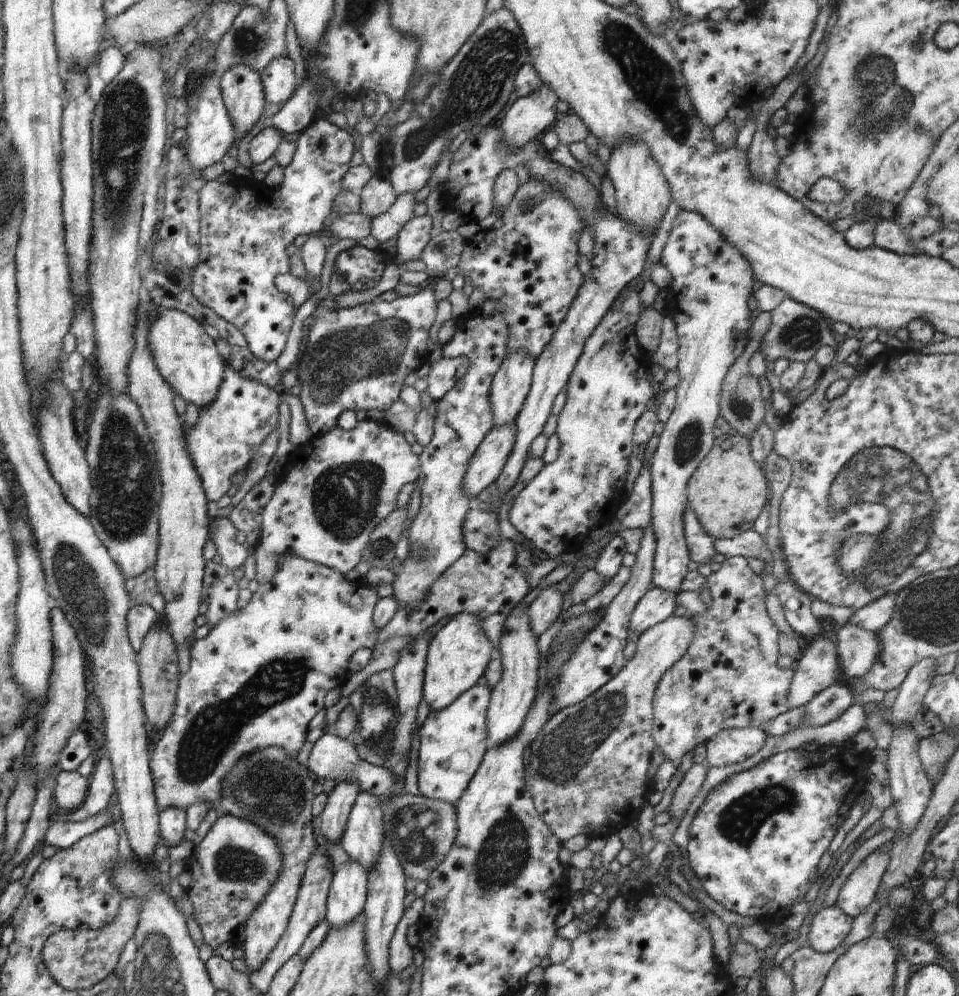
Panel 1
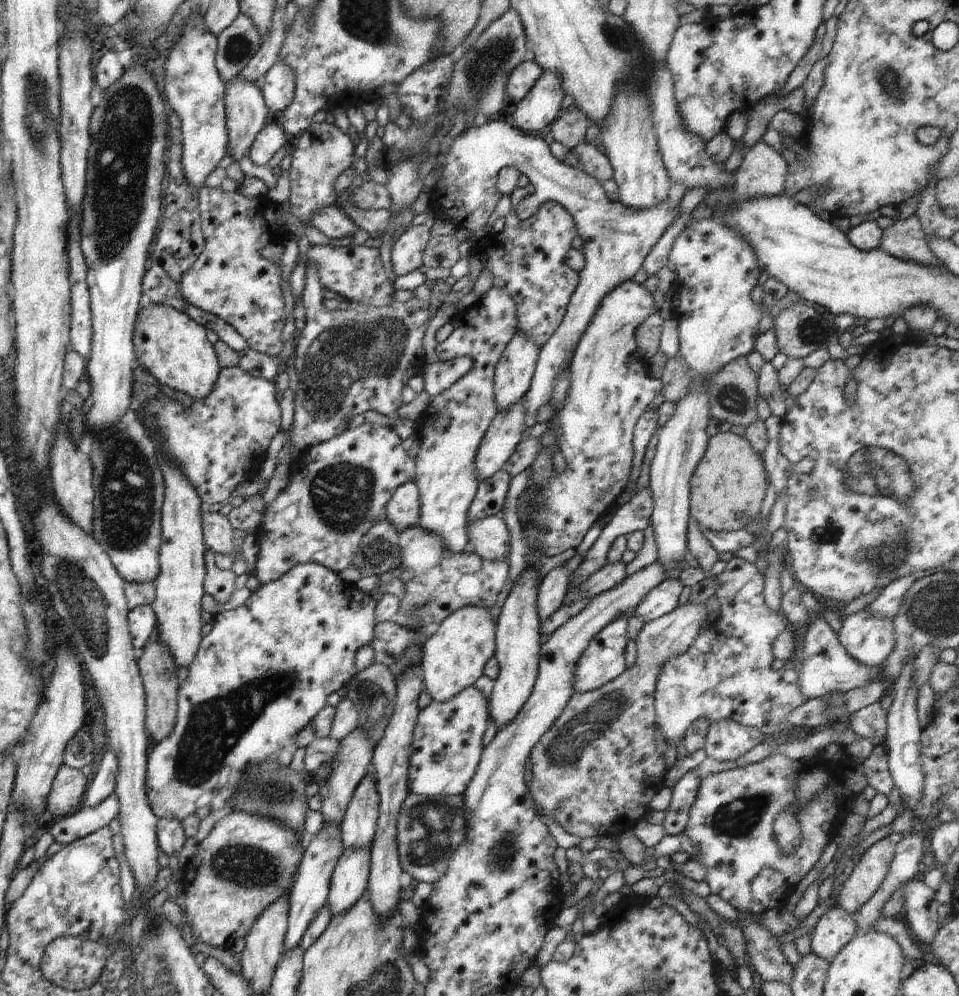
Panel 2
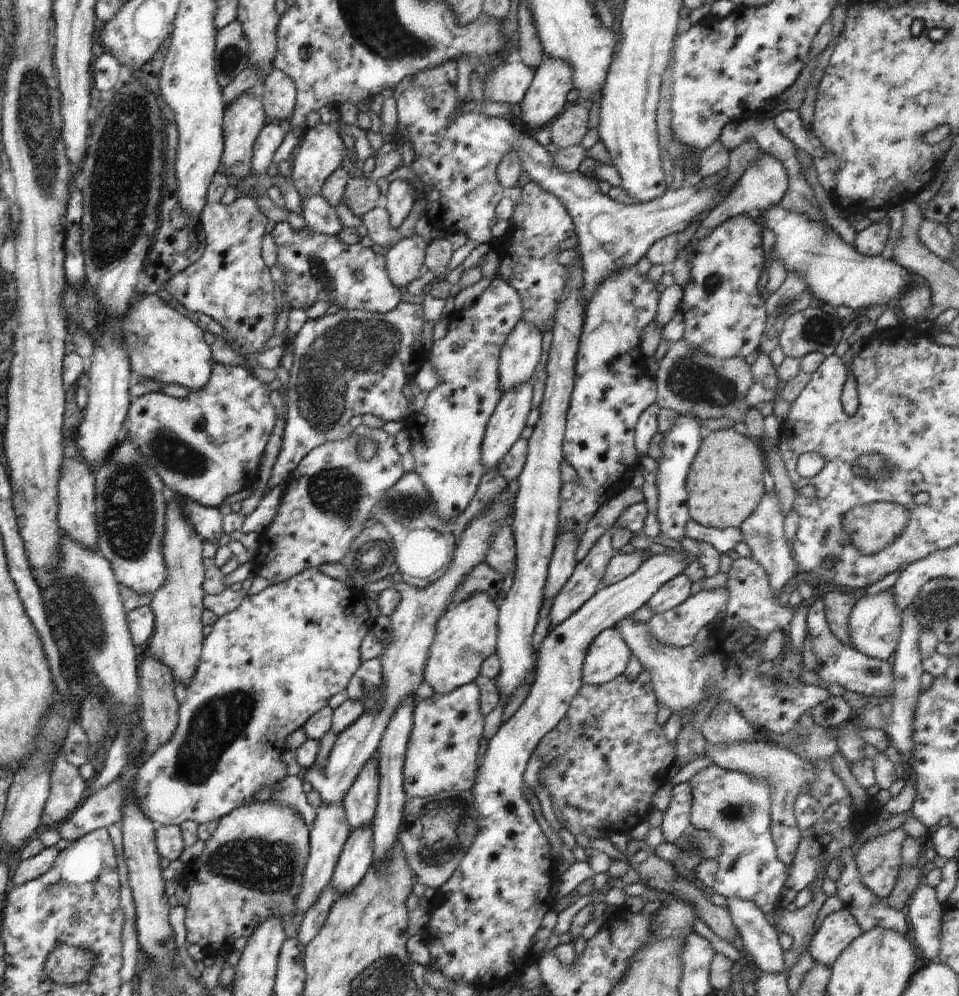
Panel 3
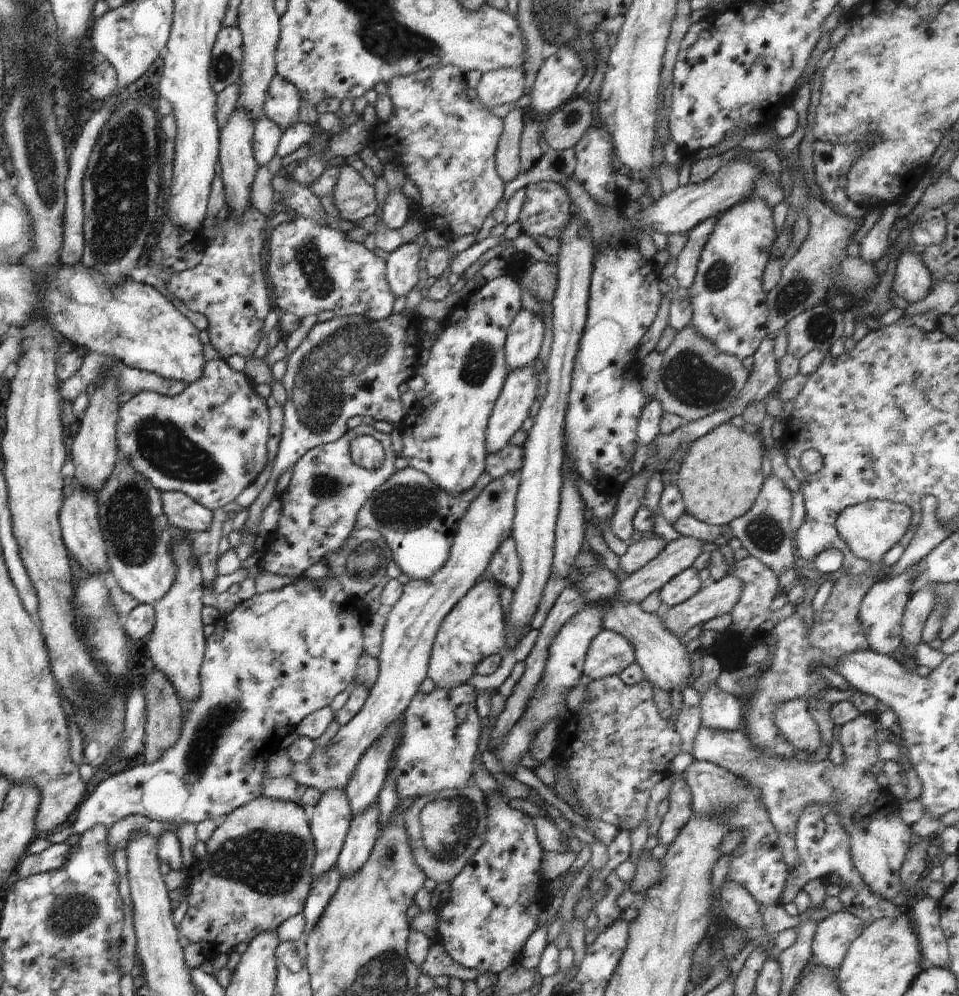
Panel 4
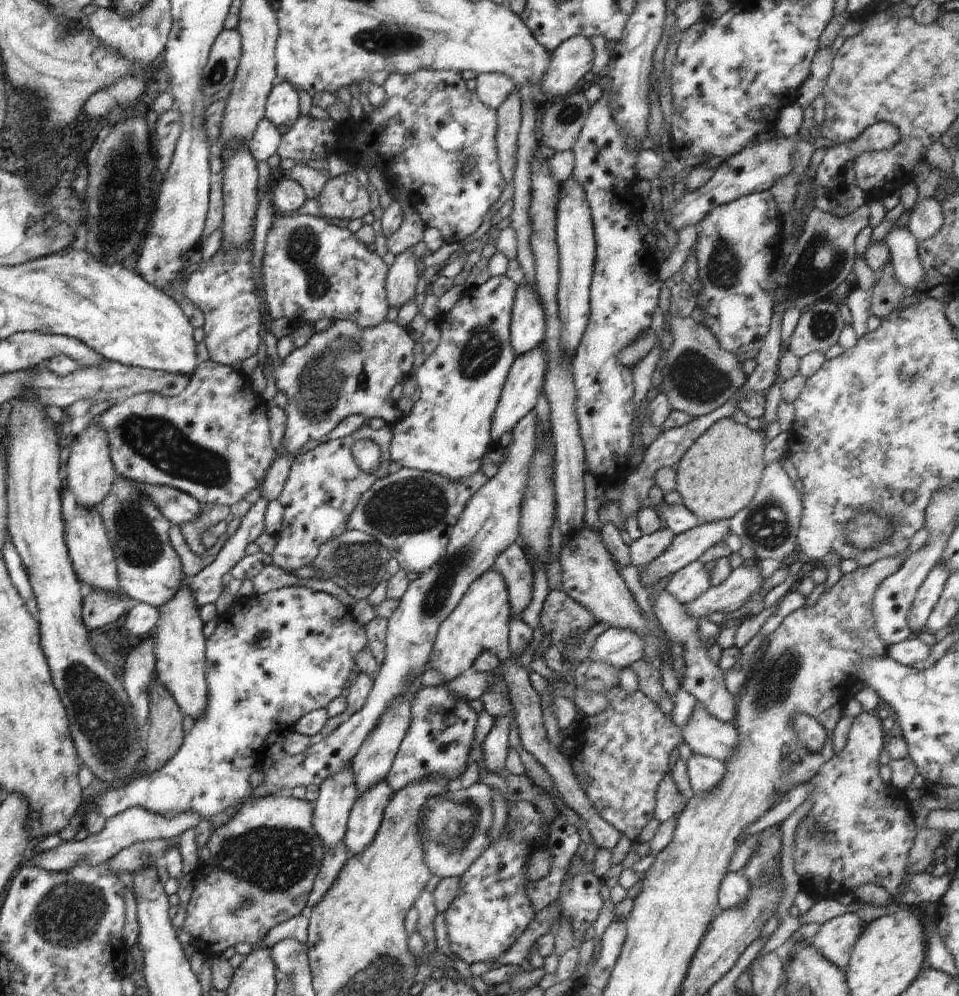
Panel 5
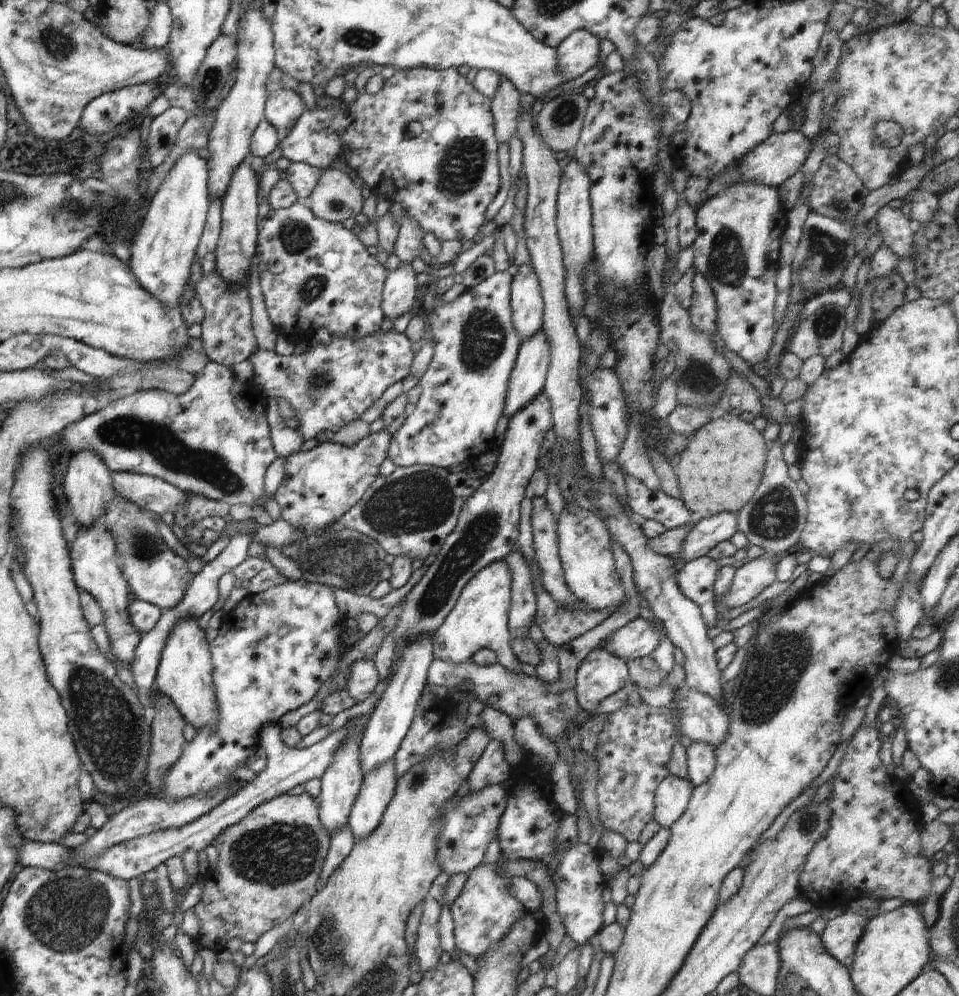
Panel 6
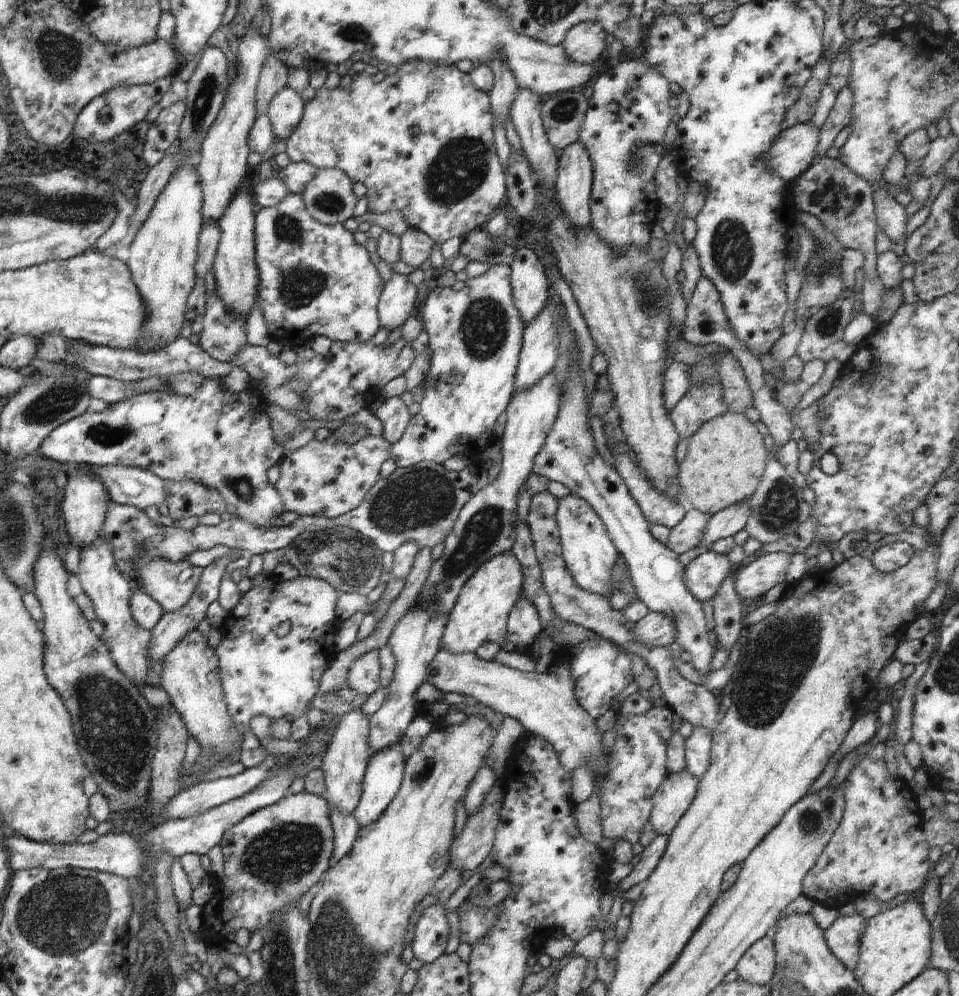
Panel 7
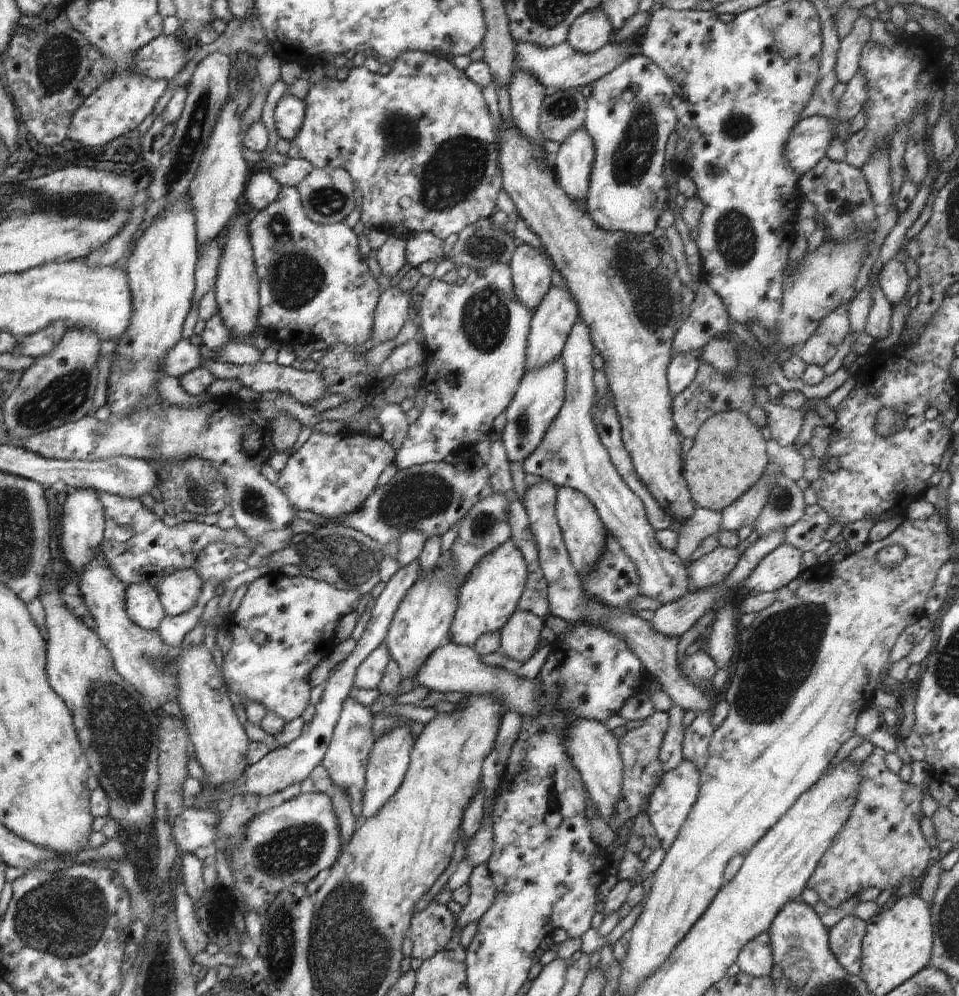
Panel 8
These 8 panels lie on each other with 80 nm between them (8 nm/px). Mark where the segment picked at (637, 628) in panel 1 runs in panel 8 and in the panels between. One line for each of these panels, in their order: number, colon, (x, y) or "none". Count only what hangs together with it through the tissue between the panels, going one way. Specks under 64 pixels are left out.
2: (661, 600)
3: (677, 590)
4: (686, 584)
5: (690, 582)
6: (696, 579)
7: (703, 576)
8: (710, 569)

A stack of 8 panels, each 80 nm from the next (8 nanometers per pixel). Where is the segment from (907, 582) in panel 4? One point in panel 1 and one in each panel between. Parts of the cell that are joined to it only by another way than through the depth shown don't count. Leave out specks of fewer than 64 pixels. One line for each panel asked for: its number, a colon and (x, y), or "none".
1: (859, 649)
2: (870, 639)
3: (875, 625)

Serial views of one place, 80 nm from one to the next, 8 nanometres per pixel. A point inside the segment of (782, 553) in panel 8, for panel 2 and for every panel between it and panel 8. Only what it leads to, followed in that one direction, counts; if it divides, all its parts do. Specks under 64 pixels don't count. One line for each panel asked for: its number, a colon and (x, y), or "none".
2: (596, 769)
3: (677, 626)
4: (718, 597)
5: (736, 590)
6: (751, 577)
7: (753, 579)

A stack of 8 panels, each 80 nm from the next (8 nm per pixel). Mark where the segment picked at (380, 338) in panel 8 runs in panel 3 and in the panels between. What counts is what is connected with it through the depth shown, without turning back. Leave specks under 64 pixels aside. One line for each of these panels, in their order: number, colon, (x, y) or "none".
3: (403, 261)
4: (402, 272)
5: (403, 281)
6: (399, 293)
7: (398, 297)

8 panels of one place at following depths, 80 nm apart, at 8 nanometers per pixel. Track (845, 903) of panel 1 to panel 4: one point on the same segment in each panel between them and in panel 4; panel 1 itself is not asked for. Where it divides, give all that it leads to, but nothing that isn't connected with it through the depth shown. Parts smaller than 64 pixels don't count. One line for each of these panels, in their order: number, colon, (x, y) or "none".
2: (868, 874)
3: (878, 860)
4: (879, 839)

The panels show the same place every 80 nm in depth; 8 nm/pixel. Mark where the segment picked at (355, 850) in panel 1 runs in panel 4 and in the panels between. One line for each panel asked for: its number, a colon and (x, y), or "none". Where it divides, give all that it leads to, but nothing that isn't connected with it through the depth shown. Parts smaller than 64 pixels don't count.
2: (357, 827)
3: (360, 801)
4: (370, 774)

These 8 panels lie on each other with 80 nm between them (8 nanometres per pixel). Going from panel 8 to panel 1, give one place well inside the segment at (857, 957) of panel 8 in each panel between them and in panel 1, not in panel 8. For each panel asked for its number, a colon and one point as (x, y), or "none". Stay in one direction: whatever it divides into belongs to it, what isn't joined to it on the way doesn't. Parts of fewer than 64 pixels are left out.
1: (830, 926)
2: (835, 929)
3: (837, 930)
4: (833, 936)
5: (836, 938)
6: (842, 934)
7: (843, 937)

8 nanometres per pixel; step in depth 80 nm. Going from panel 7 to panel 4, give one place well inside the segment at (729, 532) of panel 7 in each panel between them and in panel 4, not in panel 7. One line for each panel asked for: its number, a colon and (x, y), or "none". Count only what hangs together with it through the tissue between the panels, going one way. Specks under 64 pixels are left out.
4: (679, 554)
5: (689, 546)
6: (708, 532)

